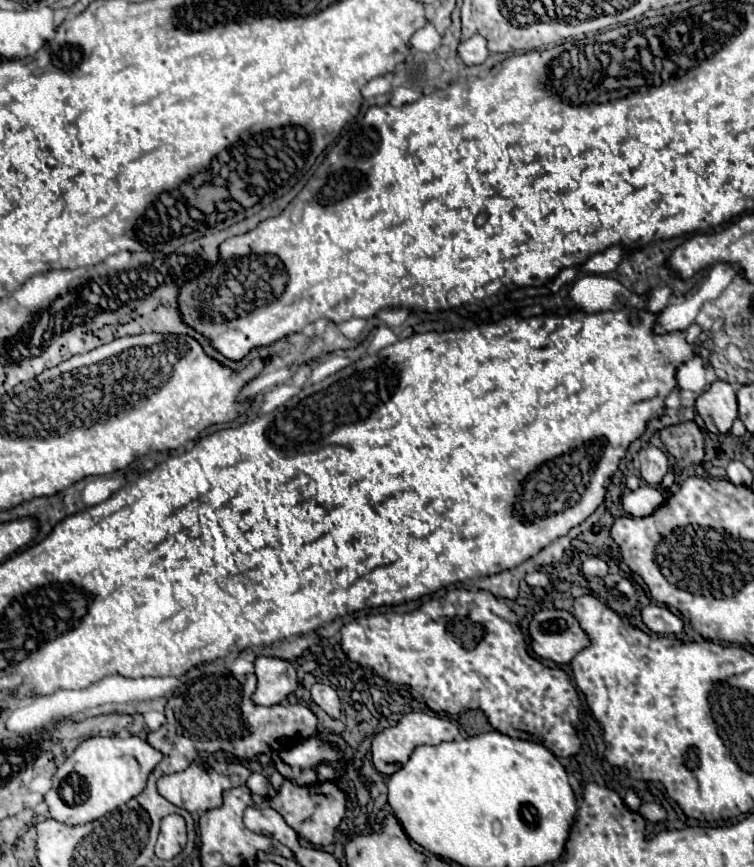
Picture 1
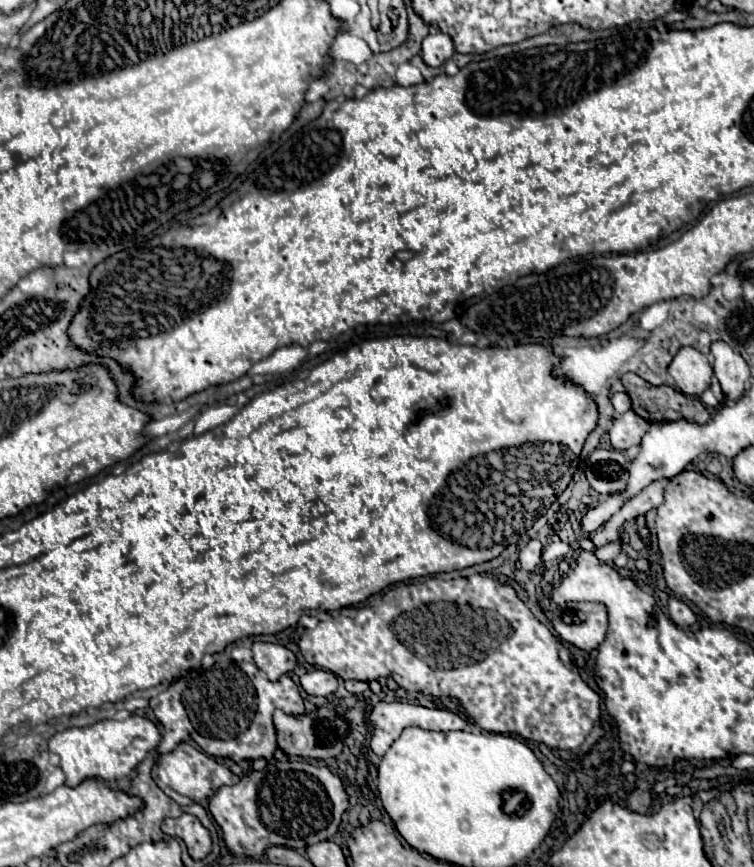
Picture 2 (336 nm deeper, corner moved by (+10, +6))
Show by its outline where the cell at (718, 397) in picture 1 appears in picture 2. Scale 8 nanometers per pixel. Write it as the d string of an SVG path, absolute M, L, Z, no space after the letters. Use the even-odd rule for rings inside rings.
M690 346L678 350L668 364L668 374L672 376L676 388L688 396L700 396L714 376L708 358Z

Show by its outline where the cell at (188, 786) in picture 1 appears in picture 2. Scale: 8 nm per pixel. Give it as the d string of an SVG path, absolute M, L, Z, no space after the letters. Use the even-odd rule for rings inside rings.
M188 742L178 744L172 752L168 754L160 754L158 760L152 766L152 778L154 782L166 790L180 806L188 806L194 802L202 802L206 798L210 798L218 788L232 786L236 784L240 778L236 774L232 774L224 764L218 764L212 756L196 750L194 746L190 746Z

